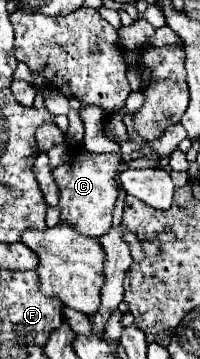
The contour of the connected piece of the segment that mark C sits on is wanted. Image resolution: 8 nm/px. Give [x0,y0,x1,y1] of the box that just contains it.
[54,145,120,237]

